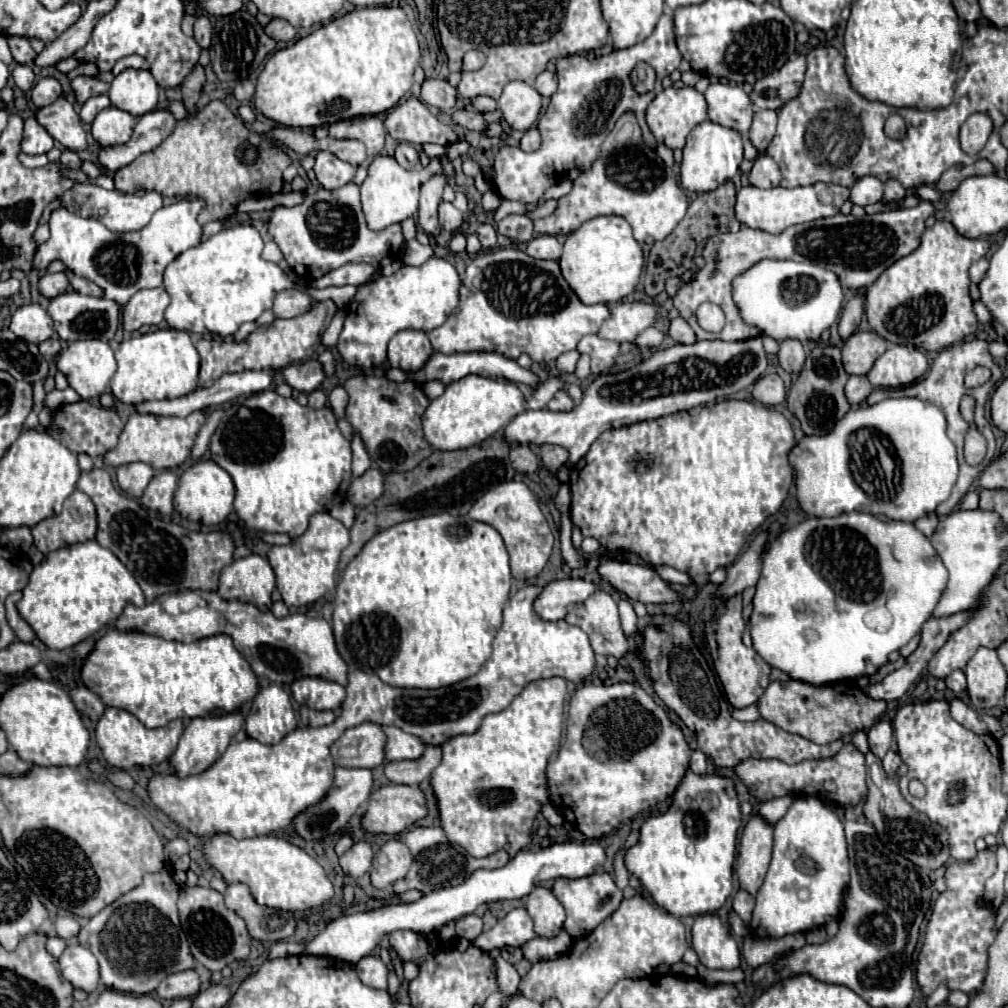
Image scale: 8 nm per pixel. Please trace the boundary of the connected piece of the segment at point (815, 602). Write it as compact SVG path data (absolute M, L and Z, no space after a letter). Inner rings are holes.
M858 511L842 513L842 515L832 517L832 519L830 517L822 517L822 519L810 517L802 523L798 523L796 527L780 533L766 549L762 577L756 585L756 595L754 595L754 613L750 617L754 649L762 655L762 659L766 663L770 663L776 669L786 671L790 677L802 677L802 681L842 681L842 677L856 679L860 675L874 675L888 661L888 655L892 651L898 651L902 645L906 645L920 631L924 619L928 619L932 615L932 609L936 607L936 603L946 587L946 581L948 581L946 567L942 565L938 553L930 545L930 539L924 533L920 533L912 523L885 520L870 513L858 513ZM876 605L884 605L888 609L888 613L892 615L892 623L888 625L888 629L882 629L882 627L878 629L878 627L866 625L864 619L872 609L876 609Z

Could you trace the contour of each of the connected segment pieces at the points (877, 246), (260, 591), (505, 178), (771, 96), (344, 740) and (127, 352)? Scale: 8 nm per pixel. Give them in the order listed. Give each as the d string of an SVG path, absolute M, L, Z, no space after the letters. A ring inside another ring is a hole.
M920 201L912 209L896 209L896 211L886 211L886 213L876 213L876 215L864 215L864 217L854 217L854 215L834 215L828 219L818 219L812 223L800 223L792 225L780 235L770 235L766 231L756 231L750 229L748 225L742 225L738 233L724 233L710 237L702 257L704 257L704 267L696 273L694 281L684 283L682 289L674 297L674 307L678 309L680 317L686 319L686 323L694 329L698 339L722 339L722 341L746 341L752 339L758 333L758 329L748 327L740 317L738 309L732 301L730 293L730 283L732 279L746 271L750 265L758 263L760 259L794 259L794 261L814 261L816 265L822 265L830 271L836 273L840 279L840 285L846 289L862 289L872 285L884 269L888 269L894 261L910 255L918 245L920 237L924 233L924 221L934 213L934 205L930 201ZM710 301L722 307L726 315L726 325L720 333L708 333L704 329L698 329L696 323L696 309L700 303Z
M252 553L222 569L218 595L258 605L258 609L270 609L274 587L276 577L268 559Z
M668 13L662 15L654 33L626 49L616 49L604 57L586 57L586 55L570 55L558 59L556 75L558 75L558 91L552 95L546 113L538 119L538 129L542 133L542 145L534 153L524 153L520 147L504 145L492 167L492 187L498 191L502 199L520 201L526 205L538 205L544 197L546 189L556 185L562 177L576 179L584 171L592 167L592 163L600 157L600 147L608 133L614 129L614 123L624 113L634 113L638 125L642 127L644 141L648 147L656 145L656 139L650 141L650 131L644 121L644 111L648 103L662 91L662 77L670 75L678 69L682 57L674 43L674 25ZM644 61L656 71L656 87L648 93L634 91L630 81L630 73L634 67Z
M800 53L790 61L786 61L786 65L782 65L774 73L758 79L752 85L750 101L758 109L778 111L800 93L804 71L806 71L806 55Z
M362 723L346 729L332 747L332 757L340 767L366 767L374 769L384 763L386 733L376 723Z
M156 329L146 335L124 339L116 349L116 361L118 369L110 379L110 389L112 395L126 405L176 399L194 393L198 389L200 357L186 331Z

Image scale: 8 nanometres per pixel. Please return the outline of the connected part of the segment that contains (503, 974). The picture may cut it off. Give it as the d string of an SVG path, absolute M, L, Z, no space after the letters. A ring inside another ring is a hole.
M498 949L490 951L490 955L494 957L494 965L498 969L498 991L502 991L502 993L514 993L518 989L518 983L520 983L518 971L514 969L512 963L506 963L500 957L500 951Z

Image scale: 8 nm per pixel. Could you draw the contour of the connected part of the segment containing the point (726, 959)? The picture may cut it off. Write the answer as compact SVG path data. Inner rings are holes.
M698 915L692 925L692 949L708 969L736 969L740 949L728 927L716 915Z

